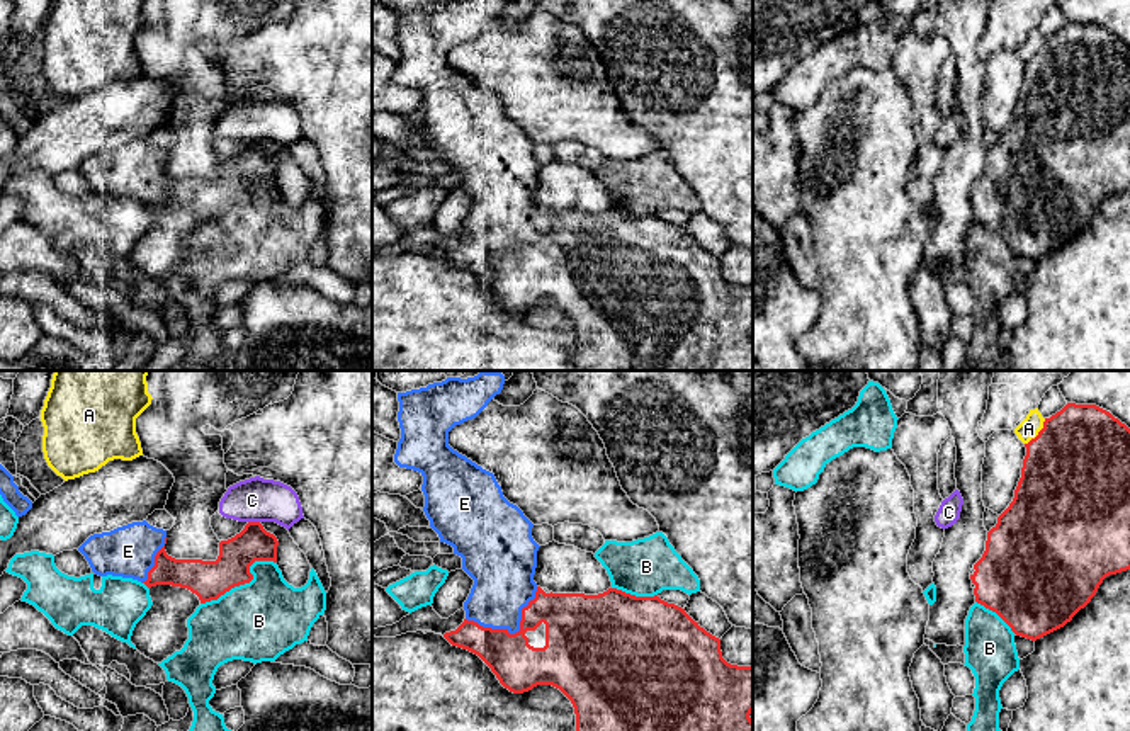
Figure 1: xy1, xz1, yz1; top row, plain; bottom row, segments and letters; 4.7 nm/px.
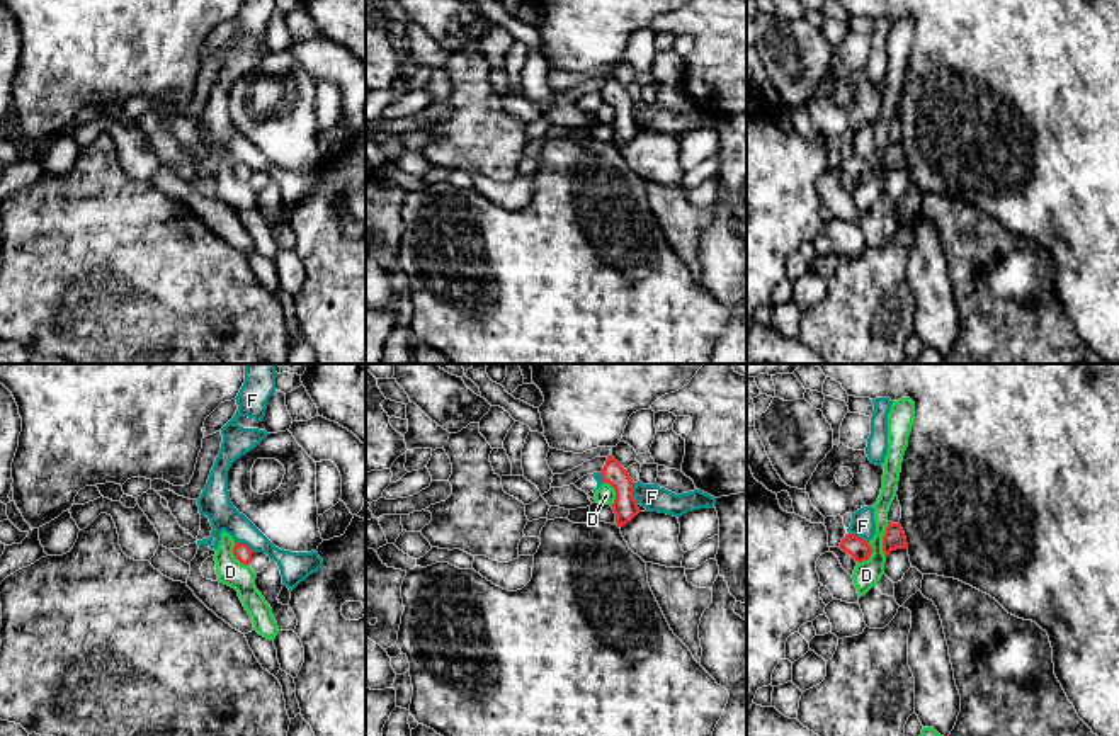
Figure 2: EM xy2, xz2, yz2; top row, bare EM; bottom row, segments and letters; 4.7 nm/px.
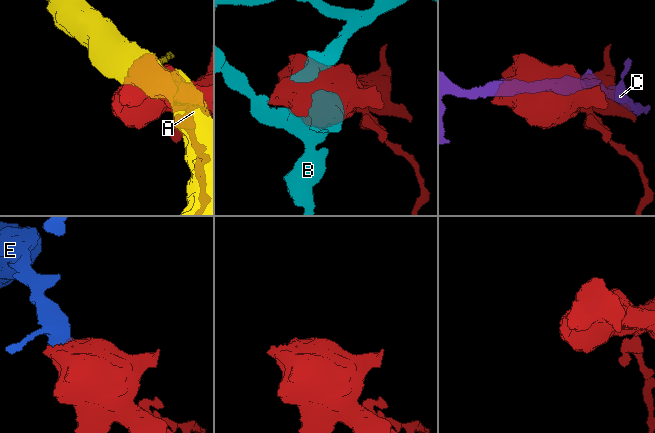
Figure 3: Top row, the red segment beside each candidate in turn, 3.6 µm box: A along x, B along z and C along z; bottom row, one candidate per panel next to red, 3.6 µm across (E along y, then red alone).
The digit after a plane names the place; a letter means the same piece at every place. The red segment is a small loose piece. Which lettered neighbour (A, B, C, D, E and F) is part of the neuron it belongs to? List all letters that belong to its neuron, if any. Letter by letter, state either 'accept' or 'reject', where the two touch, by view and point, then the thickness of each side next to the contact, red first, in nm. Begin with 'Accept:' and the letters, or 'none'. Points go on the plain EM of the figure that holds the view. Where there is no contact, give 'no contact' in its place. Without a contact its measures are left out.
Accept: E
A: reject; meets red in yz1 at (1039, 51); 500 nm thick on the red side, 100 nm on the other
B: reject; meets red in xy1 at (245, 201); 180 nm thick on the red side, 380 nm on the other
C: reject; meets red in xy1 at (254, 141); 170 nm thick on the red side, 200 nm on the other
D: reject; meets red in yz2 at (883, 158); 100 nm thick on the red side, 130 nm on the other
E: accept; meets red in xz1 at (515, 252); 240 nm thick on the red side, 280 nm on the other
F: reject; meets red in xz2 at (631, 113); 120 nm thick on the red side, 120 nm on the other

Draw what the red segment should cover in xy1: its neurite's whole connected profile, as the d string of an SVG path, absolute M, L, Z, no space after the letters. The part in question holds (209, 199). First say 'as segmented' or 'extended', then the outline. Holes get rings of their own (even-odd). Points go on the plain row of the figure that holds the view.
extended; M146 139L90 155L78 170L99 196L122 196L148 207L172 204L195 212L201 223L218 219L234 206L250 202L255 180L277 182L279 160L260 141L219 162L216 180L175 178L167 173L167 150Z

